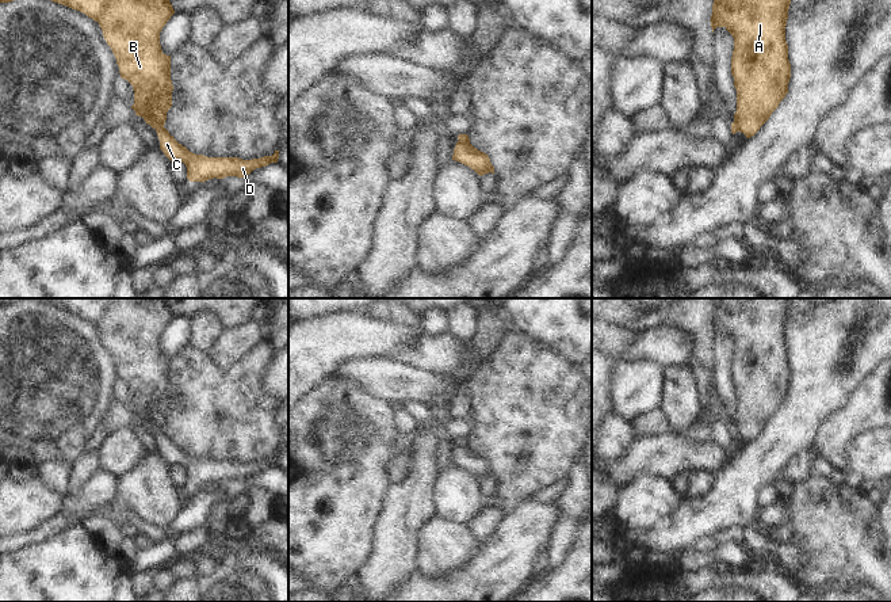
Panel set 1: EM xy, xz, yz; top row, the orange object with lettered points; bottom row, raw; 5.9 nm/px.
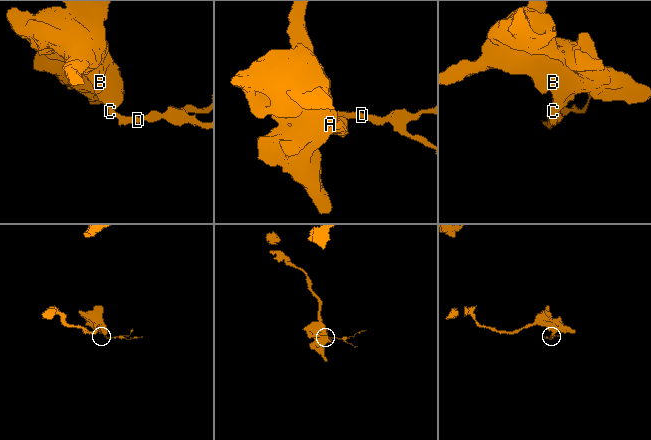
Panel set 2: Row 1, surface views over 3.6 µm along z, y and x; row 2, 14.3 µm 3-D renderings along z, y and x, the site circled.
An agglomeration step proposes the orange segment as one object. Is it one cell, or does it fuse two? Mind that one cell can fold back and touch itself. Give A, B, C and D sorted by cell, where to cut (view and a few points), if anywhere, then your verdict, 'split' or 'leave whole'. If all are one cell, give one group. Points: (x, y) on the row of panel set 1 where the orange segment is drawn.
A B / C D | xy (163, 126), (156, 129) | split

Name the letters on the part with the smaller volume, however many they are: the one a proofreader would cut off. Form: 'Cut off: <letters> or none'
Cut off: C, D

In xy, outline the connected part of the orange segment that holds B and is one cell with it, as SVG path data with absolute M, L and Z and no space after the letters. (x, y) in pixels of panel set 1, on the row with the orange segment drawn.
M51 0L85 14L99 23L107 45L111 47L121 77L134 89L135 115L142 117L153 129L164 127L167 113L172 107L171 56L161 50L160 33L175 9L169 0Z

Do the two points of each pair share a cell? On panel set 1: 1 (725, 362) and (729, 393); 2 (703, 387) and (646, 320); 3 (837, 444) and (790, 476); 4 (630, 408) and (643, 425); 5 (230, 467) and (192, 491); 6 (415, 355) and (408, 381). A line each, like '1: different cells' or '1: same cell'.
1: same cell
2: same cell
3: different cells
4: different cells
5: same cell
6: different cells

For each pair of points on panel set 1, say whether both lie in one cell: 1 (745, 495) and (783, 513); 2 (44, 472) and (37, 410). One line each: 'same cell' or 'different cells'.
1: different cells
2: different cells

